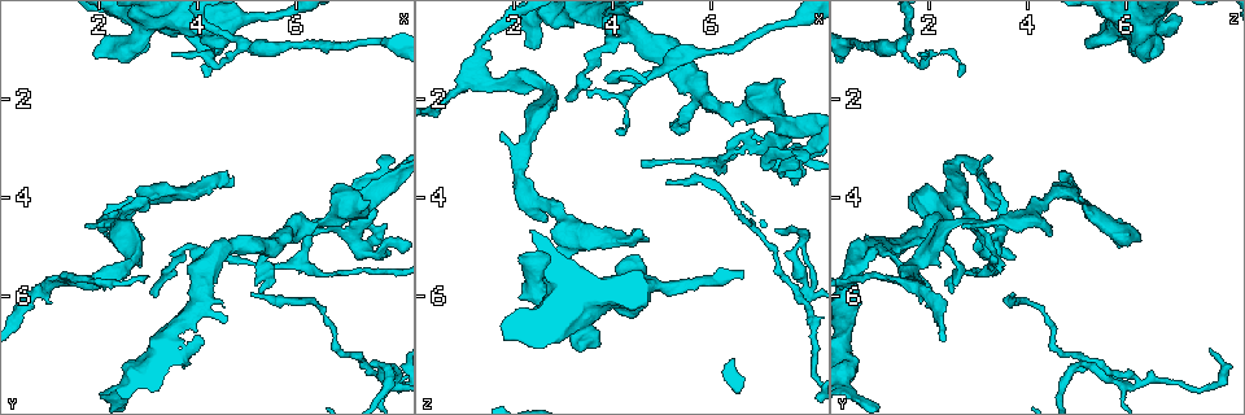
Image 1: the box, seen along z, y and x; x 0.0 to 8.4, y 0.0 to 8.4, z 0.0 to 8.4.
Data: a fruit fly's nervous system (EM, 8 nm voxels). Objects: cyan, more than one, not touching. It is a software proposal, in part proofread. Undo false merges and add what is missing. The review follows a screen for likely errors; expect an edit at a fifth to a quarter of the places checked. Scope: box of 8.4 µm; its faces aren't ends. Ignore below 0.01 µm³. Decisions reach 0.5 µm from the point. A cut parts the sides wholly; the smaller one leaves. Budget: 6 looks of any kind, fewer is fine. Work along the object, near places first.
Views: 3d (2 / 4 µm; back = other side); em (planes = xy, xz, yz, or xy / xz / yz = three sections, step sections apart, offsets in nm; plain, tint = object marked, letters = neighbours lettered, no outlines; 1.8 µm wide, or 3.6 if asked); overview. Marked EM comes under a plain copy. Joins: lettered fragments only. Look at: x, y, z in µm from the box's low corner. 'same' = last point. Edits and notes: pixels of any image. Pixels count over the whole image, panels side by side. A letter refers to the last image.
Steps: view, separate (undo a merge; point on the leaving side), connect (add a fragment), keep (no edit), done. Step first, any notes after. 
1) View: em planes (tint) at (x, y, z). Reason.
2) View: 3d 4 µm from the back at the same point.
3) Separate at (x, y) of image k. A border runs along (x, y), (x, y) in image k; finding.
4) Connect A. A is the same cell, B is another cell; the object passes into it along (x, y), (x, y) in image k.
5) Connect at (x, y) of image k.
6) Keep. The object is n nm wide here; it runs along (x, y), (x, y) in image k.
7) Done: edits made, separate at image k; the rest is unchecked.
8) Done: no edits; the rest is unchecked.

View: 3d 4 µm at (7.65, 7.40, 5.15). Three-way junction.

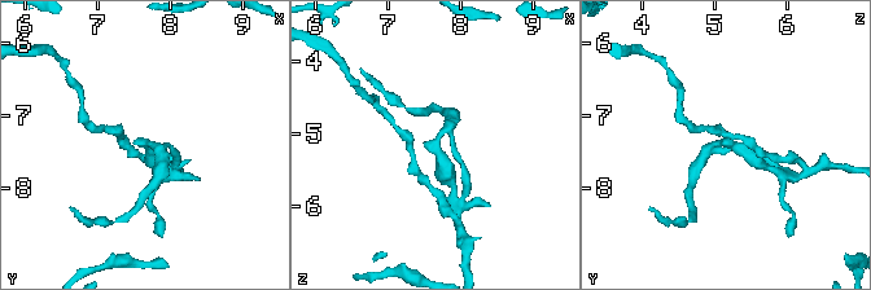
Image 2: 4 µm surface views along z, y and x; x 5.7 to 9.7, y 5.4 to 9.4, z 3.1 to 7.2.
View: em yz step 8 (tint) at (7.70, 7.35, 5.15). 3 arms meet here; need the tissue.

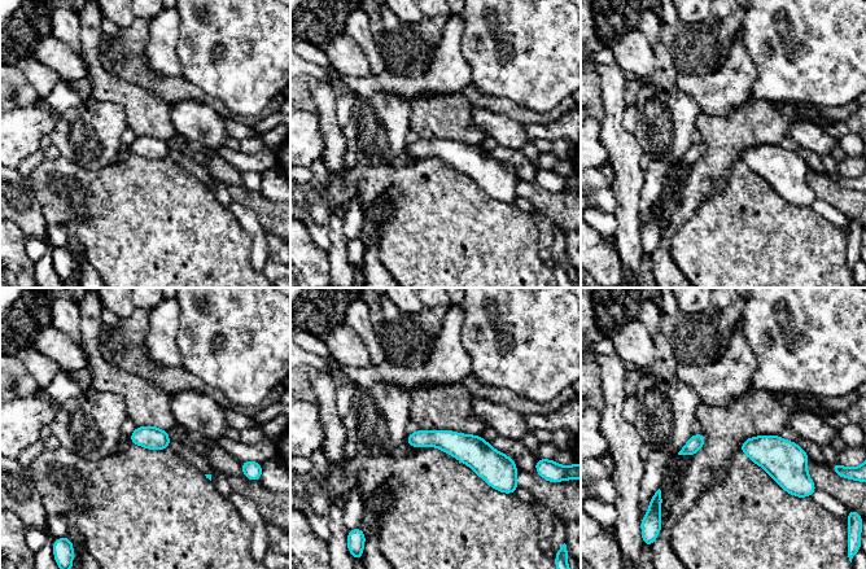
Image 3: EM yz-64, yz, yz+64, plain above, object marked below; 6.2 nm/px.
View: em planes (letters) at the same point. Another direction.

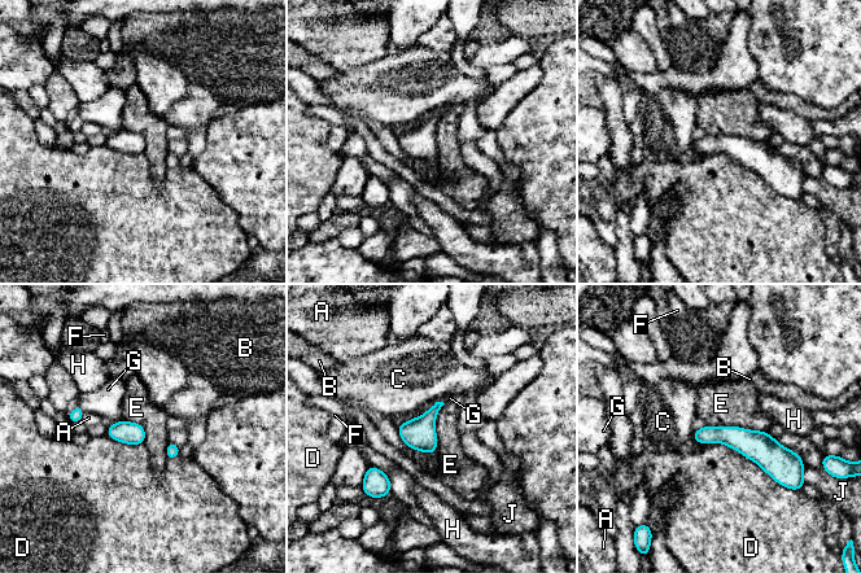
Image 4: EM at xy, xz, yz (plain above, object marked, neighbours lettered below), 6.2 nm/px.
Keep. The longest contact is with D, 600 nm; A, B, C, D, E, F, G, H and J are other cells; a border runs along (706, 424), (742, 427), (766, 432) in image 4; one neuron here.

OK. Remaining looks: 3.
View: em planes (letters) at (3.05, 3.90, 4.90). Abrupt turn.

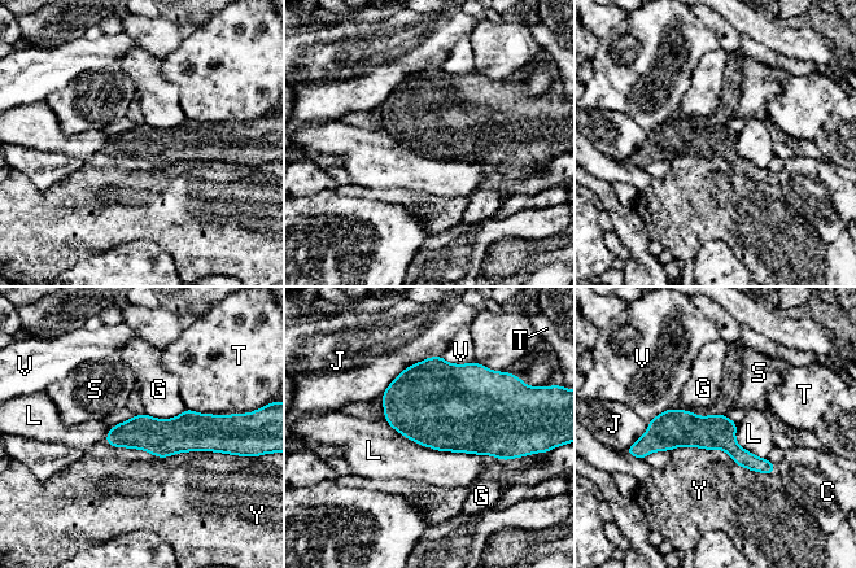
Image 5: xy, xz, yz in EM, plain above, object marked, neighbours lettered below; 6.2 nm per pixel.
Keep. C, G, J, L, S, T, V and Y are other cells; it runs along (643, 446), (719, 435), (771, 470) in image 5; continuous, no second neuron.

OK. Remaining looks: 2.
View: em planes (letters) at (2.55, 5.35, 1.70). Sharp bend.

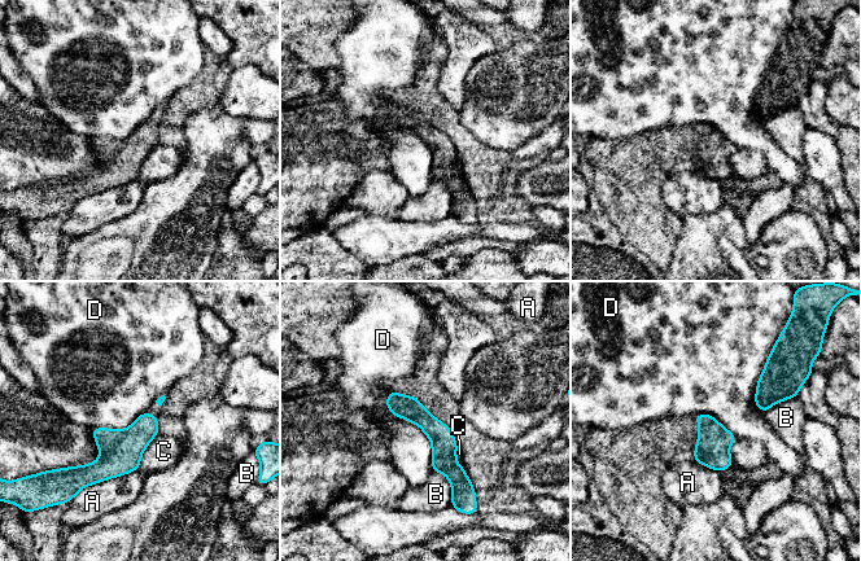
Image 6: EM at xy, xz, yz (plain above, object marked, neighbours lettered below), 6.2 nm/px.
Keep. The object is 150 nm wide here; A, B, C and D are other cells; a border runs along (389, 391), (433, 472) in image 6; continuous, no second neuron.

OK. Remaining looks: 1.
Done: no edits; the rest is unchecked.

